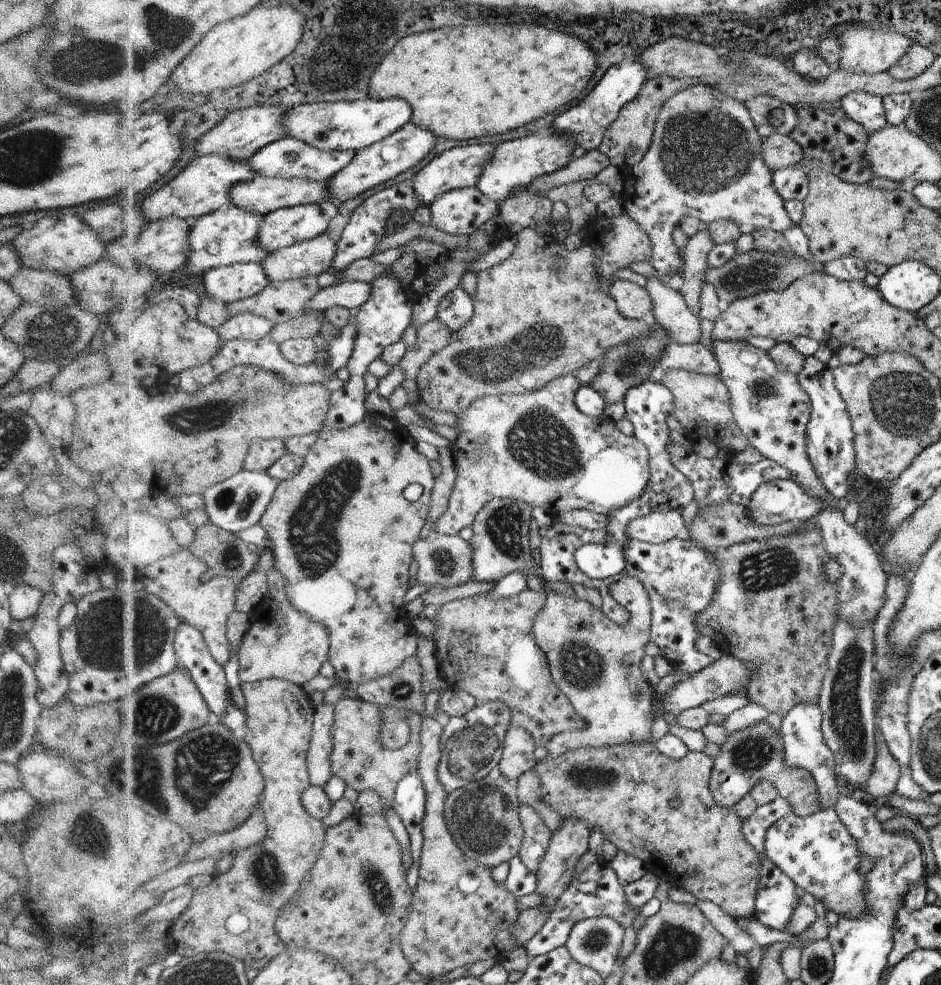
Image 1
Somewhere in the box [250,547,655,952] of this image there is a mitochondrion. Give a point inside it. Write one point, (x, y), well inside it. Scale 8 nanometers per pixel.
(483, 817)

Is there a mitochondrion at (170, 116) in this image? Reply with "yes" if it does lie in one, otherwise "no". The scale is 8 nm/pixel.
no

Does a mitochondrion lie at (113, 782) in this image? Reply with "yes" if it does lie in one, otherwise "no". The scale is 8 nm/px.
yes

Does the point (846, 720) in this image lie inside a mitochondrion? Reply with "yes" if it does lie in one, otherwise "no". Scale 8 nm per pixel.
yes

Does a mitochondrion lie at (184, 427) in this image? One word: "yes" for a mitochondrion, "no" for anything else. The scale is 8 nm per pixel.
yes

